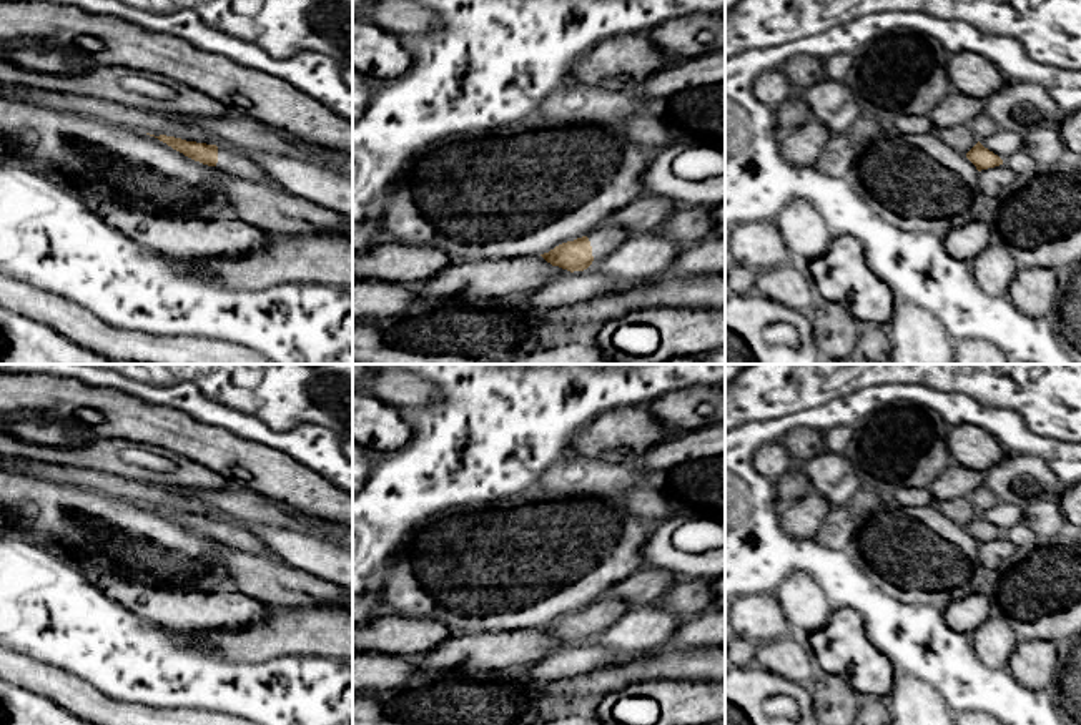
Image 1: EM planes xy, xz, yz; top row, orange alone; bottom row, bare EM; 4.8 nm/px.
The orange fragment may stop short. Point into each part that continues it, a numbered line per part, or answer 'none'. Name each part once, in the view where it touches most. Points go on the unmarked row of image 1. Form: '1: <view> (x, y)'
1: xz (602, 612)

